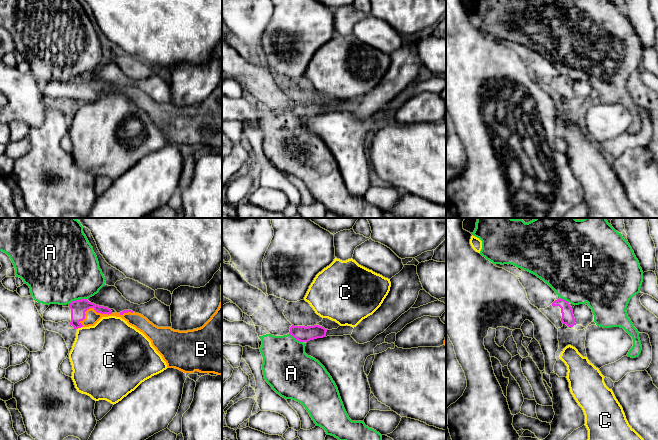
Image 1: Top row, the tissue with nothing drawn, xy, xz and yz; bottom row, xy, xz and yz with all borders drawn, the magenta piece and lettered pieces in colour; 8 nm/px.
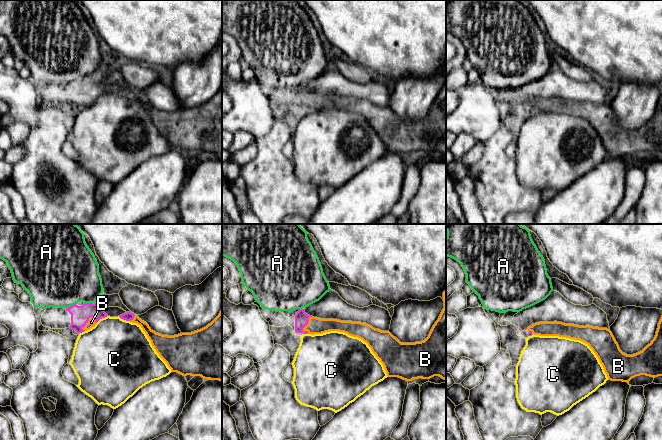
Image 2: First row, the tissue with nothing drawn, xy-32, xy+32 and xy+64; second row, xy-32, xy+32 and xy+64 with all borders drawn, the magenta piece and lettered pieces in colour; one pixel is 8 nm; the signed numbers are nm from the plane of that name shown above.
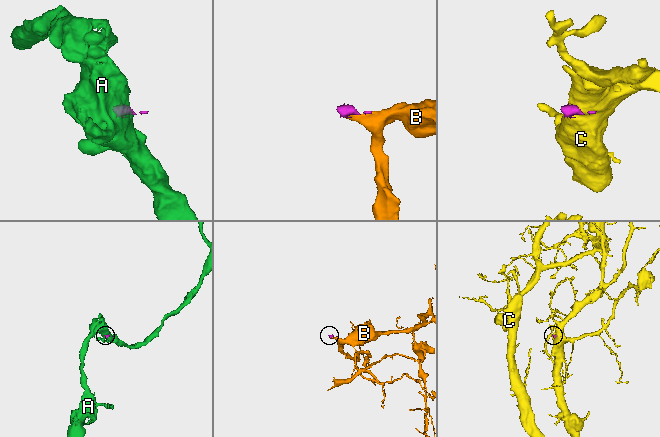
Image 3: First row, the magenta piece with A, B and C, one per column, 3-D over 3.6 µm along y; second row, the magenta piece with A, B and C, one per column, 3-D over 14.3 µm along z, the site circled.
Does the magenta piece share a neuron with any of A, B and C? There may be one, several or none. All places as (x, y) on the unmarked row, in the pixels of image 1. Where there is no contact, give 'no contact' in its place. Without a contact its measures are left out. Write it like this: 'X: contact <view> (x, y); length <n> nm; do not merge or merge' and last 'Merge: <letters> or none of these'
A: contact xz (296, 115); length 130 nm; do not merge
B: contact xy (92, 83); length 280 nm; merge
C: contact xy (79, 103); length 50 nm; do not merge
Merge: B

